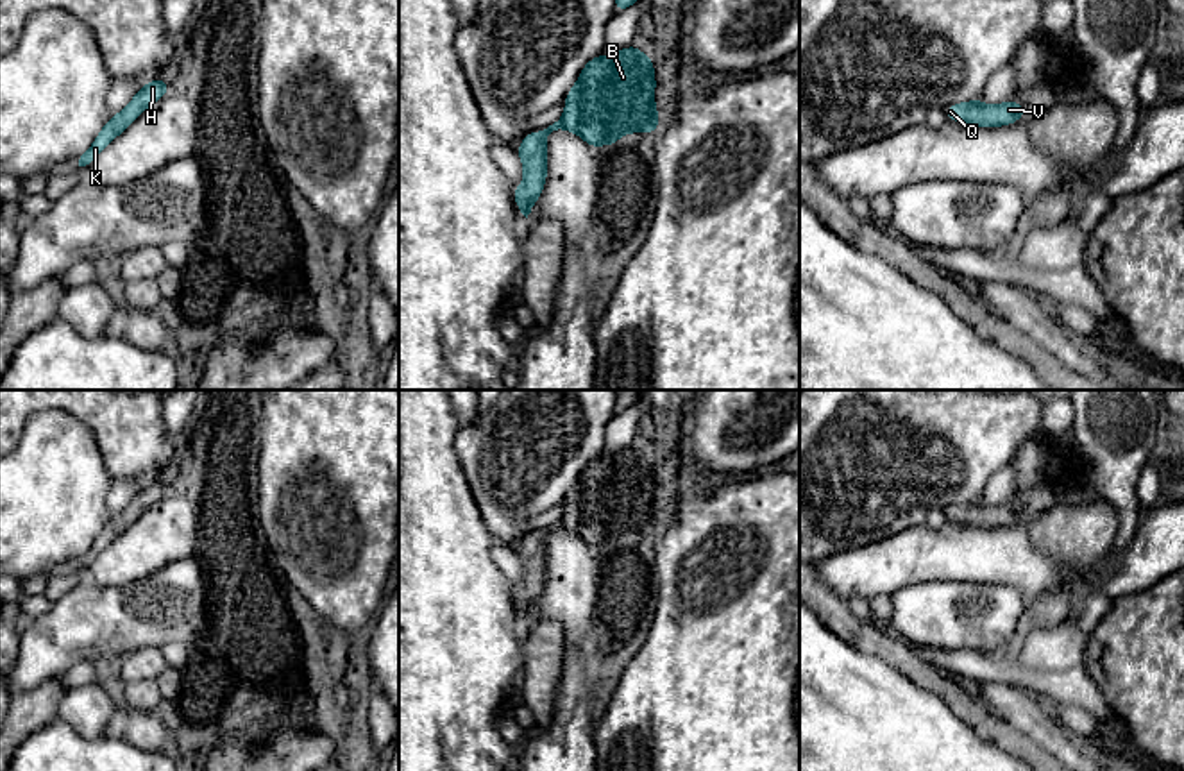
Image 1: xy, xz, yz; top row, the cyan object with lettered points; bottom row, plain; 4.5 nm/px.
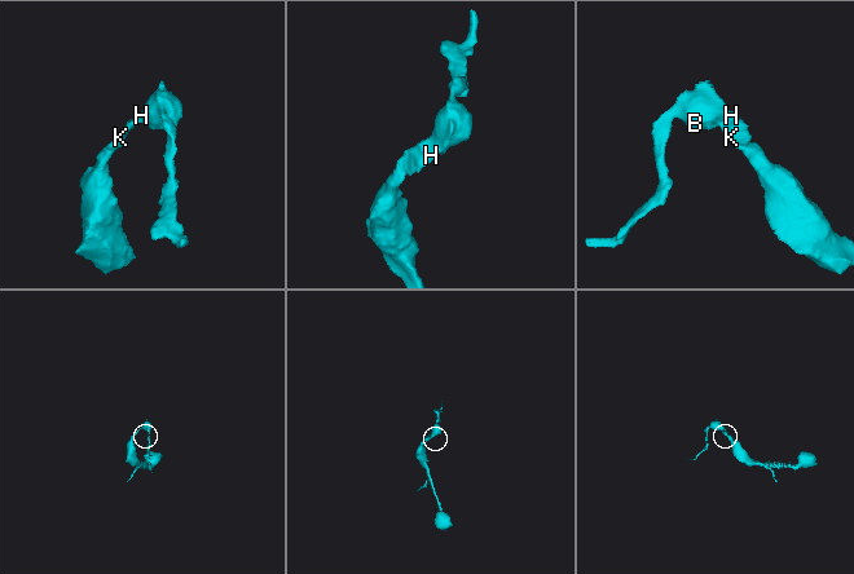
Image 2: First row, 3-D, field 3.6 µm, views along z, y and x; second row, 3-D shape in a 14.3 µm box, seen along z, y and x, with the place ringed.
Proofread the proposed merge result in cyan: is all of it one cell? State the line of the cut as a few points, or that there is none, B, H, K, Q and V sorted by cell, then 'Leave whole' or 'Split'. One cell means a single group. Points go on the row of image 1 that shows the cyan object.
No split. Groups: B H K Q V. Leave whole

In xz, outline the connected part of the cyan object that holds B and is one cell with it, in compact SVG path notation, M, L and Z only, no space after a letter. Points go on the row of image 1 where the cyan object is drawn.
M635 45L610 59L605 52L590 59L565 97L563 116L540 132L528 132L517 152L524 166L524 182L513 188L513 199L528 218L547 177L545 141L553 131L576 132L592 148L615 145L628 132L653 134L660 123L655 107L655 63Z

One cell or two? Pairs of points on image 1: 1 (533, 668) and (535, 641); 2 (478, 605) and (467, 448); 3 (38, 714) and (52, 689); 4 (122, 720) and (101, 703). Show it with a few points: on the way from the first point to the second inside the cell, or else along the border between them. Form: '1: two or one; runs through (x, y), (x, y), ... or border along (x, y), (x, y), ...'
1: one; runs through (535, 660), (535, 648)
2: two; border along (455, 453), (487, 532)
3: one; runs through (38, 709), (49, 694)
4: two; border along (120, 703), (102, 732)

